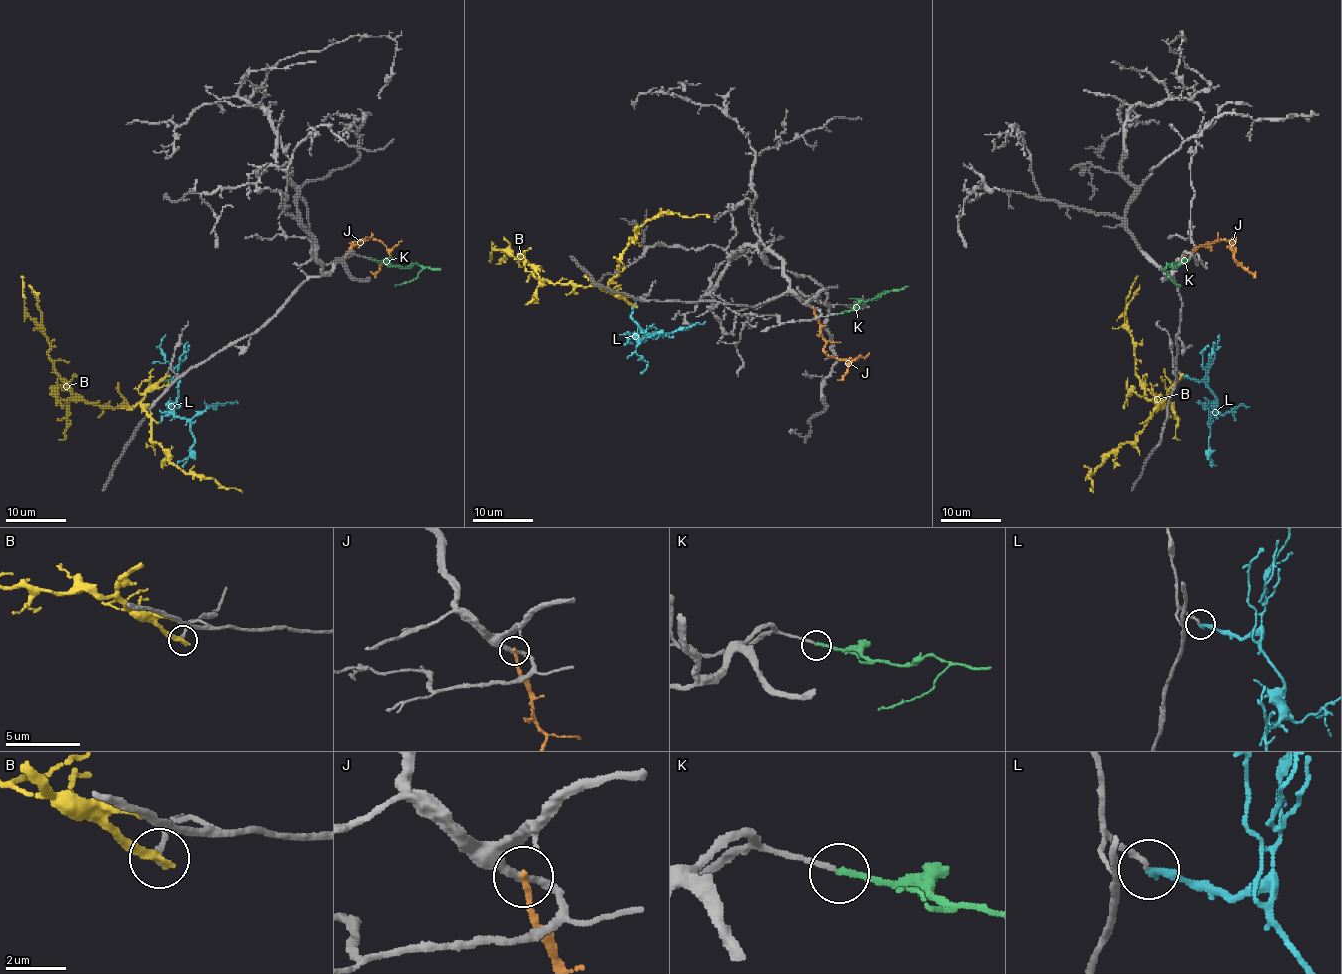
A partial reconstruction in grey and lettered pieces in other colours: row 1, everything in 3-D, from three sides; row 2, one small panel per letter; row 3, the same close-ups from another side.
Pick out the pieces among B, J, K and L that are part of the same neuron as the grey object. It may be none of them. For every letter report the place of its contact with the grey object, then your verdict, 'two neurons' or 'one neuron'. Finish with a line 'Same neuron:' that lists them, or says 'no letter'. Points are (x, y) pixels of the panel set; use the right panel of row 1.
B: contact (1181, 375); two neurons
J: contact (1182, 256); two neurons
K: contact (1189, 260); one neuron
L: contact (1182, 375); two neurons
Same neuron: K

